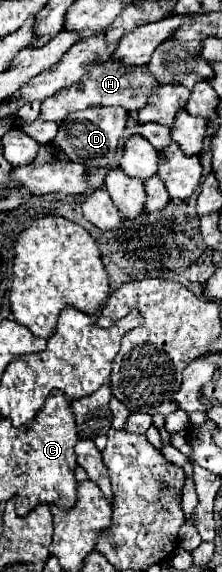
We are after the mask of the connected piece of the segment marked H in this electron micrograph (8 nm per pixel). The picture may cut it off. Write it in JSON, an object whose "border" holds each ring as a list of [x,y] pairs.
{"border":[[[107,60],[107,62],[91,68],[89,74],[83,76],[73,86],[63,88],[63,90],[59,90],[59,94],[53,94],[51,98],[43,100],[37,120],[61,122],[69,112],[83,110],[87,106],[123,106],[133,112],[147,104],[147,96],[149,96],[151,88],[155,88],[155,86],[157,86],[157,80],[151,76],[147,66],[123,66],[123,64]]]}

